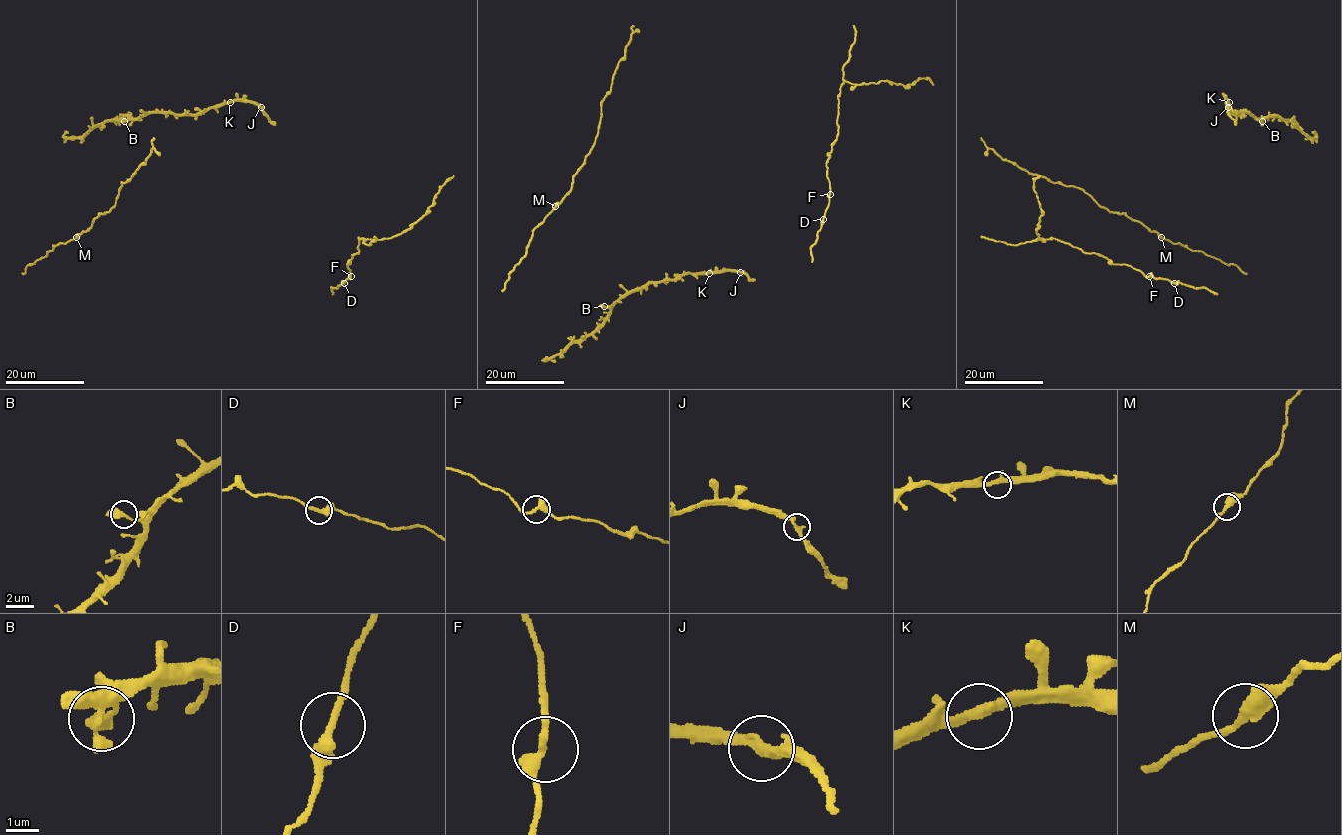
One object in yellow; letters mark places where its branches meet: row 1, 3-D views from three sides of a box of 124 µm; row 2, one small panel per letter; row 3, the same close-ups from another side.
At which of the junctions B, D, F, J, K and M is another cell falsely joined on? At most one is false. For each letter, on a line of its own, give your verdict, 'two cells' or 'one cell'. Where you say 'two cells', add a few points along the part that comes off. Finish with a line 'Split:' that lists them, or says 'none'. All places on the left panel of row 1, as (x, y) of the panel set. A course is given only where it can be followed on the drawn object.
B: one cell
D: one cell
F: one cell
J: one cell
K: one cell
M: one cell
Split: none

